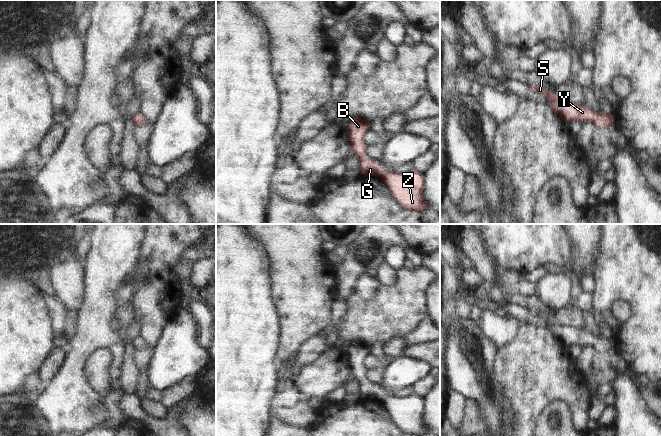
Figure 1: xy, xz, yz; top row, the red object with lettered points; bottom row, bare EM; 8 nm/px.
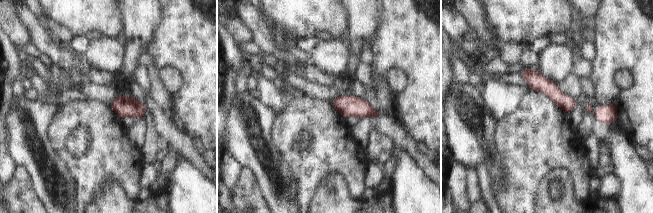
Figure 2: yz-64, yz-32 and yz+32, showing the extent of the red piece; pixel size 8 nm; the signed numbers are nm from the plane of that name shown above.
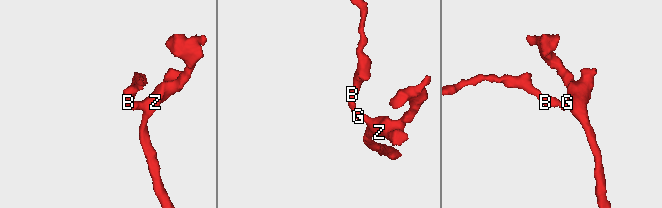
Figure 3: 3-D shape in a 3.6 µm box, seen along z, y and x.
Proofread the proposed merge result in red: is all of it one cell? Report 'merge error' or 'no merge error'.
no merge error

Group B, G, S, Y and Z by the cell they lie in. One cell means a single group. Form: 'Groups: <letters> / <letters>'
Groups: B G S Y Z

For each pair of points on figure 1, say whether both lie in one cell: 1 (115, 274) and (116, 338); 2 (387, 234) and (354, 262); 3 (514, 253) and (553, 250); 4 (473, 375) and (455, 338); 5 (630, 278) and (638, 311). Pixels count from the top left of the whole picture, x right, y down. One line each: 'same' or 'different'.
1: same
2: same
3: same
4: same
5: same

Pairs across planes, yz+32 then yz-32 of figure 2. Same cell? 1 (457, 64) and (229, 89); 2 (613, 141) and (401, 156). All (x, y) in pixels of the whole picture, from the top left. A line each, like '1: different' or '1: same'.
1: different
2: same

